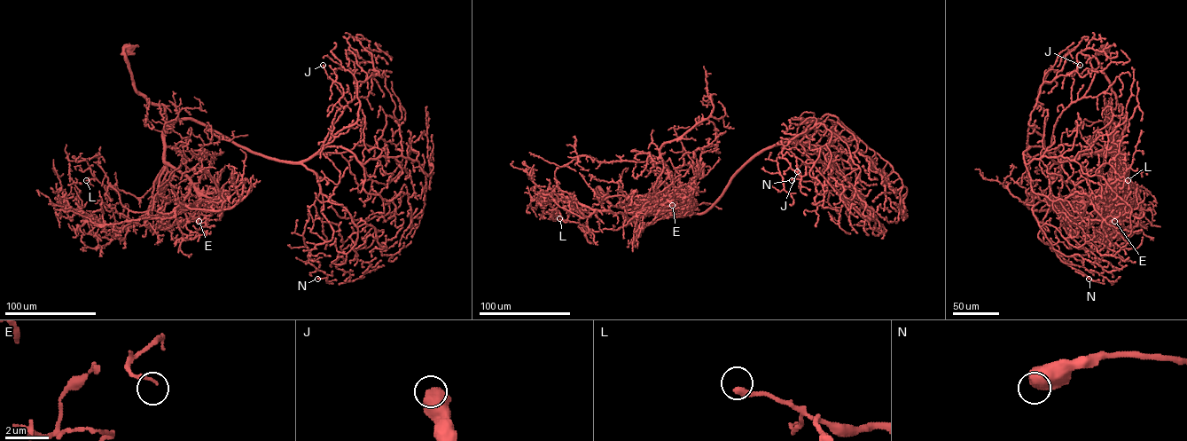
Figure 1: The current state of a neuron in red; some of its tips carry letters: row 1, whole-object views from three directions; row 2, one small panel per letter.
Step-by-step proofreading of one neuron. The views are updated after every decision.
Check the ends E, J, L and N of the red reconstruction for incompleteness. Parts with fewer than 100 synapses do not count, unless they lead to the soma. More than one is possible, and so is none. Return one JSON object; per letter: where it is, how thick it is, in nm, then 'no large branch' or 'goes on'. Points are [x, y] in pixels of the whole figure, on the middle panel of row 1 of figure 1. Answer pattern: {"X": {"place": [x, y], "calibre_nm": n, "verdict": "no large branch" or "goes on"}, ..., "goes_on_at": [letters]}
{"E": {"place": [672, 205], "calibre_nm": 110, "verdict": "no large branch"}, "J": {"place": [797, 171], "calibre_nm": 750, "verdict": "no large branch"}, "L": {"place": [559, 218], "calibre_nm": 320, "verdict": "no large branch"}, "N": {"place": [792, 180], "calibre_nm": 700, "verdict": "no large branch"}, "goes_on_at": []}

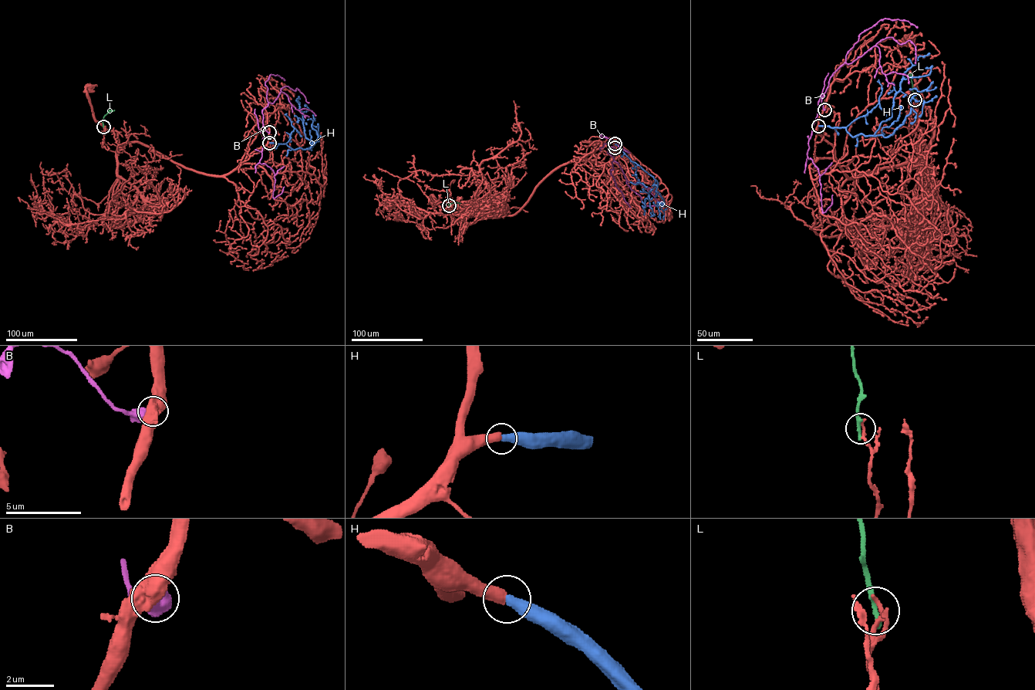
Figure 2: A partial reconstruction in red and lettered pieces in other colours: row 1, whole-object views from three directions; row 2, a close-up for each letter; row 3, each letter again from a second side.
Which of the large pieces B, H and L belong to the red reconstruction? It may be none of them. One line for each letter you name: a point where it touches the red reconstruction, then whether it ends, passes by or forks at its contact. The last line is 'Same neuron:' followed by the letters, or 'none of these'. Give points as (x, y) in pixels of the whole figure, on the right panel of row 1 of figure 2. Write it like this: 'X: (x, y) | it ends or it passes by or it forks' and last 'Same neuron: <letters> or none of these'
H: (818, 126) | it ends
Same neuron: H

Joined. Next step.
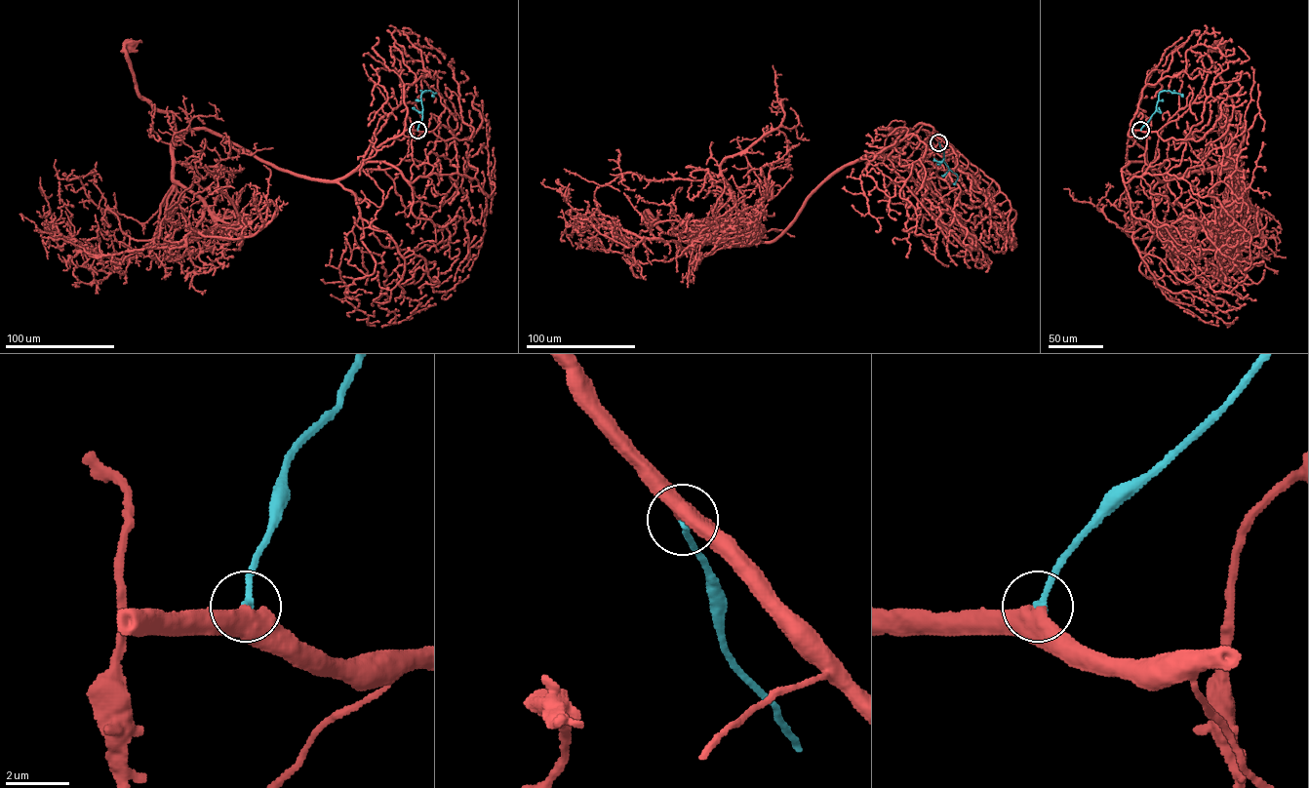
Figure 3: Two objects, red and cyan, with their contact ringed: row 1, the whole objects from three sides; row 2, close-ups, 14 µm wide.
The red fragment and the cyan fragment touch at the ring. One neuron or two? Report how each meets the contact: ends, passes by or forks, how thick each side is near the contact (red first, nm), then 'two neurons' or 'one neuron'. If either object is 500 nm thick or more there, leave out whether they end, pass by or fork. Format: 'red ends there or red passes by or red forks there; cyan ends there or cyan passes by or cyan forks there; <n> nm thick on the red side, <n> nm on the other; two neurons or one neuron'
red passes by; cyan ends there; 380 nm thick on the red side, 240 nm on the other; one neuron

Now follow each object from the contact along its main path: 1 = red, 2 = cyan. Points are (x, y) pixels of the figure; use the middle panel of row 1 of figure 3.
1: (939, 142), (919, 130), (893, 147), (841, 167), (770, 242), (696, 244), (665, 233), (646, 210), (649, 222)
2: (938, 142), (943, 151), (942, 160), (957, 176), (954, 184)

